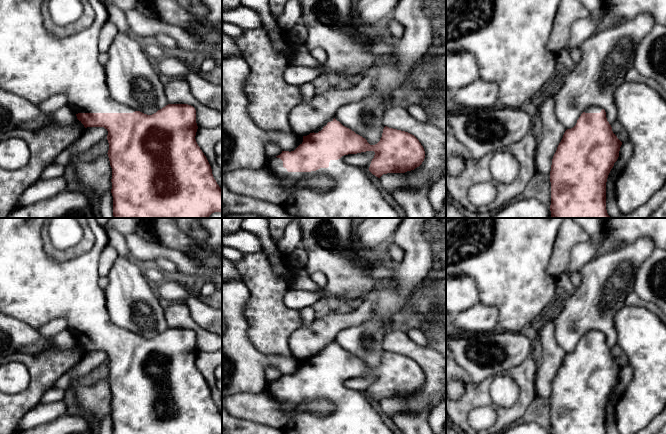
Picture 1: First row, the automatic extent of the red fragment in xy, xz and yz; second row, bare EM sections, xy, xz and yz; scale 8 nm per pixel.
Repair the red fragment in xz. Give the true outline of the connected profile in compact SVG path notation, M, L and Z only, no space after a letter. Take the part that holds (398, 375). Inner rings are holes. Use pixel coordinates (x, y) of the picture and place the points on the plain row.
M335 342L329 343L315 356L299 362L298 370L265 387L282 405L290 416L283 431L285 434L394 434L361 391L344 385L348 378L374 375L369 395L380 402L387 397L405 397L419 391L425 382L425 375L412 358L384 351L380 365L370 369L365 362L343 350ZM315 399L326 399L334 404L334 410L326 416L318 416L304 408Z

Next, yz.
M601 331L586 333L576 349L567 353L552 383L551 429L550 434L606 434L606 406L614 387L619 381L622 366L613 357L607 345L606 336Z

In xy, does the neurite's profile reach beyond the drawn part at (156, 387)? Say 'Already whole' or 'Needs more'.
Needs more

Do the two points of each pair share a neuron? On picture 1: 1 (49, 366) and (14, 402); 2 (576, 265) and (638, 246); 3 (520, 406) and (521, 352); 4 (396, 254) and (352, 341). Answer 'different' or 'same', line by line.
1: same
2: different
3: different
4: different

